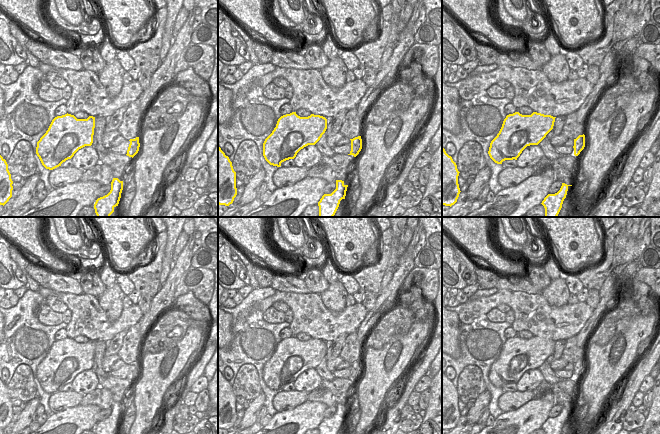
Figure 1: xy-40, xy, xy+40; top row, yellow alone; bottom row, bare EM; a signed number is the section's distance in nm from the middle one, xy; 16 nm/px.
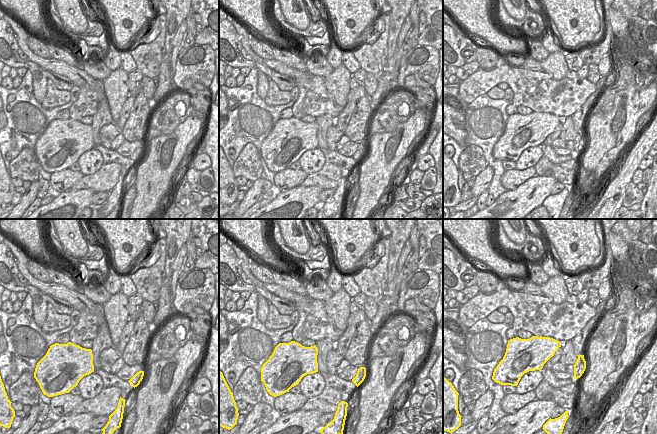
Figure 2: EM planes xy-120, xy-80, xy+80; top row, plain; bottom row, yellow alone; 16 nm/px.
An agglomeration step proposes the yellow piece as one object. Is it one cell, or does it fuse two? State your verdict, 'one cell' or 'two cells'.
two cells

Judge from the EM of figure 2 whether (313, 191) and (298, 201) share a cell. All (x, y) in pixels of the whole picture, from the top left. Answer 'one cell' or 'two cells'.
one cell

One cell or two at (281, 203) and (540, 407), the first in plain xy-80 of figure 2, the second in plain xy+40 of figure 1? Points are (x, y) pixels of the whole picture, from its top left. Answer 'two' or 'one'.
one

